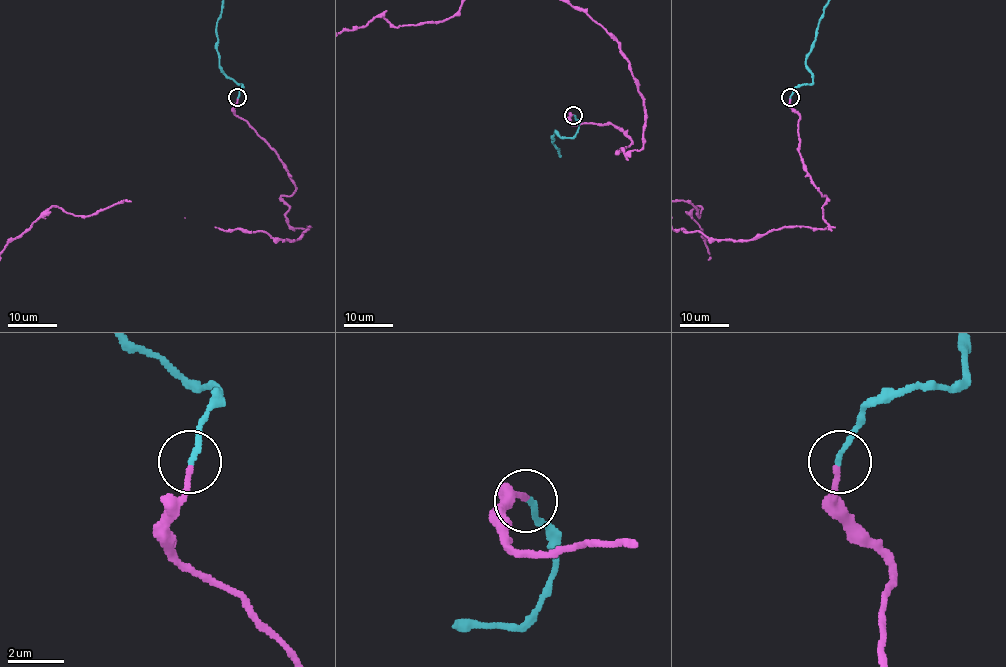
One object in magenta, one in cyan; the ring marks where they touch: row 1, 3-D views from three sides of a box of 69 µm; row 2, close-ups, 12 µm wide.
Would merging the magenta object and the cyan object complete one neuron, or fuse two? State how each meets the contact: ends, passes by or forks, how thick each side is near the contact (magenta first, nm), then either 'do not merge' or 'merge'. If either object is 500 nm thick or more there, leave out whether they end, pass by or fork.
magenta ends there; cyan ends there; 190 nm thick on the magenta side, 200 nm on the other; merge

